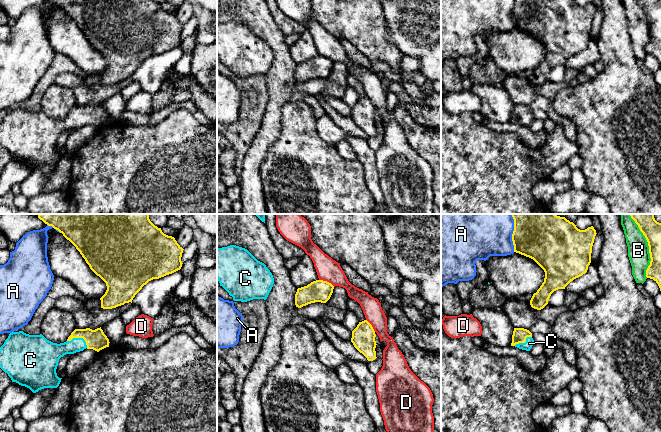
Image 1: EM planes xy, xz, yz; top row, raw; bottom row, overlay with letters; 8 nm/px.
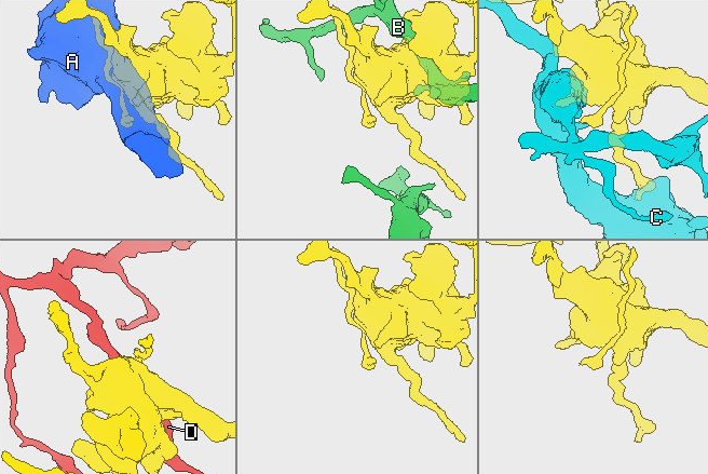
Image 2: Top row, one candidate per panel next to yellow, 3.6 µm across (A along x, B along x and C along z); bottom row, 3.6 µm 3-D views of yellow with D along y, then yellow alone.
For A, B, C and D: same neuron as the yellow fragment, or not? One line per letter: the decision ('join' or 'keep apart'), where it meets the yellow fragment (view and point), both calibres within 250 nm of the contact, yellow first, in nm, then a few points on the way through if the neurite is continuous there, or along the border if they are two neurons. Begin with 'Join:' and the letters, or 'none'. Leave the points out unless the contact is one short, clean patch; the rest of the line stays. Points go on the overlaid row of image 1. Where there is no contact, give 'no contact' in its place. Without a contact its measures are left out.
Join: none
A: keep apart | yz (513, 233) | 400/480 nm
B: keep apart | yz (648, 245) | 170/180 nm
C: keep apart | xy (79, 337) | 160/160 nm
D: keep apart | xz (326, 281) | 180/180 nm

